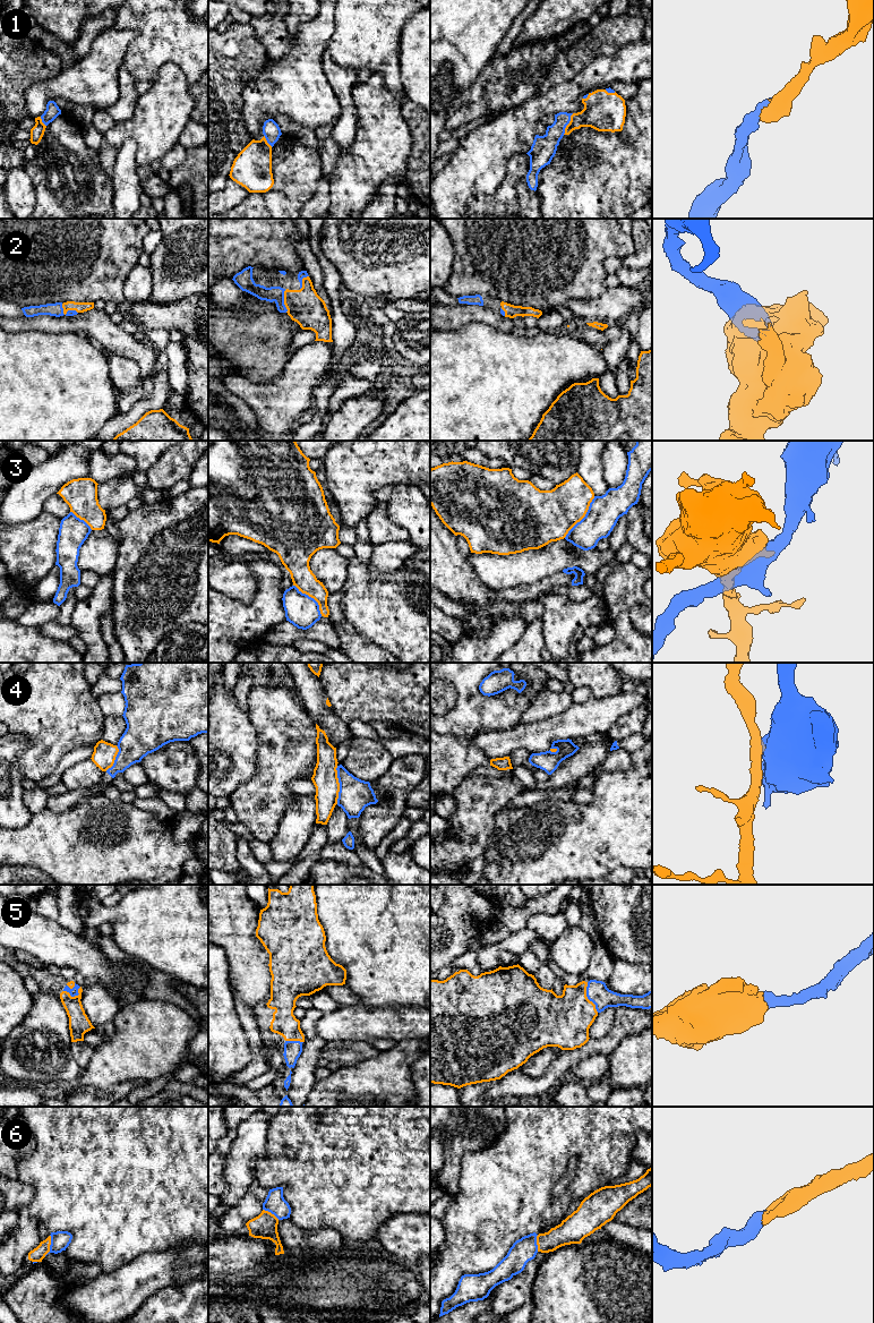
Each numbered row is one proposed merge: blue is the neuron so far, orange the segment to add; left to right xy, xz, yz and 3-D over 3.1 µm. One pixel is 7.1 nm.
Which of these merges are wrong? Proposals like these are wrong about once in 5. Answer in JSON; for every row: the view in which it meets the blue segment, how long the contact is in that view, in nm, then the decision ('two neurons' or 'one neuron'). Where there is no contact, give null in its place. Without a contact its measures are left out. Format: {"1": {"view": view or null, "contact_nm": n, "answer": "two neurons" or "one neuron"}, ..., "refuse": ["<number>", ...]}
{"1": {"view": "yz", "contact_nm": 170, "answer": "one neuron"}, "2": {"view": "xz", "contact_nm": 160, "answer": "one neuron"}, "3": {"view": "yz", "contact_nm": 360, "answer": "one neuron"}, "4": {"view": "xz", "contact_nm": 280, "answer": "two neurons"}, "5": {"view": "yz", "contact_nm": 240, "answer": "one neuron"}, "6": {"view": "xy", "contact_nm": 160, "answer": "one neuron"}, "refuse": ["4"]}

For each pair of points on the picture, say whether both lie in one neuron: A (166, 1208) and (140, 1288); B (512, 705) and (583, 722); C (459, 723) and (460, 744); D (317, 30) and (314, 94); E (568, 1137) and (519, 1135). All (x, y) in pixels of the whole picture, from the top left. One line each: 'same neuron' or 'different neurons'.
A: different neurons
B: different neurons
C: different neurons
D: same neuron
E: same neuron

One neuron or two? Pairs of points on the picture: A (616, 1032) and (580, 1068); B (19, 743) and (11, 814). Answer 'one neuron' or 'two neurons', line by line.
A: two neurons
B: one neuron

